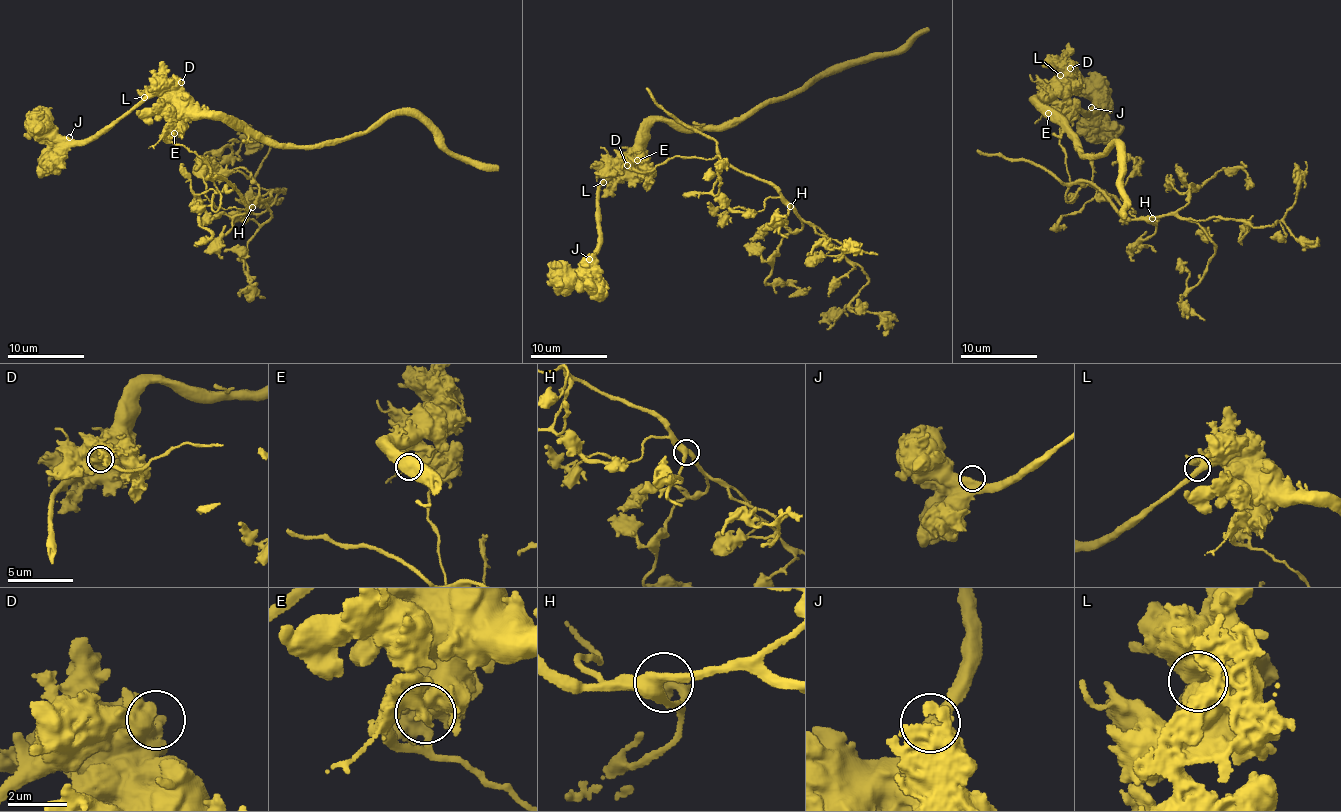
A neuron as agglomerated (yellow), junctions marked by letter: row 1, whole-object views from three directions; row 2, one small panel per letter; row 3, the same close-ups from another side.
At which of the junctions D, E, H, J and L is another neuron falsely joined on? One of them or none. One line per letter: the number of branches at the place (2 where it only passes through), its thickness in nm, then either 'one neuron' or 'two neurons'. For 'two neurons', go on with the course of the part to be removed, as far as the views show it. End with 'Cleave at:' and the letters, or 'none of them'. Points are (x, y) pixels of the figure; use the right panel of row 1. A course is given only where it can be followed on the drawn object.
D: branches 2; calibre 550 nm; one neuron
E: branches 2; calibre 480 nm; two neurons; course (1049, 114), (1062, 128), (1068, 202), (1086, 182), (1131, 219), (1264, 227), (1292, 206), (1306, 173), (1294, 194)
H: branches 3; calibre 360 nm; one neuron
J: branches 2; calibre 500 nm; one neuron
L: branches 2; calibre 460 nm; one neuron
Cleave at: E

